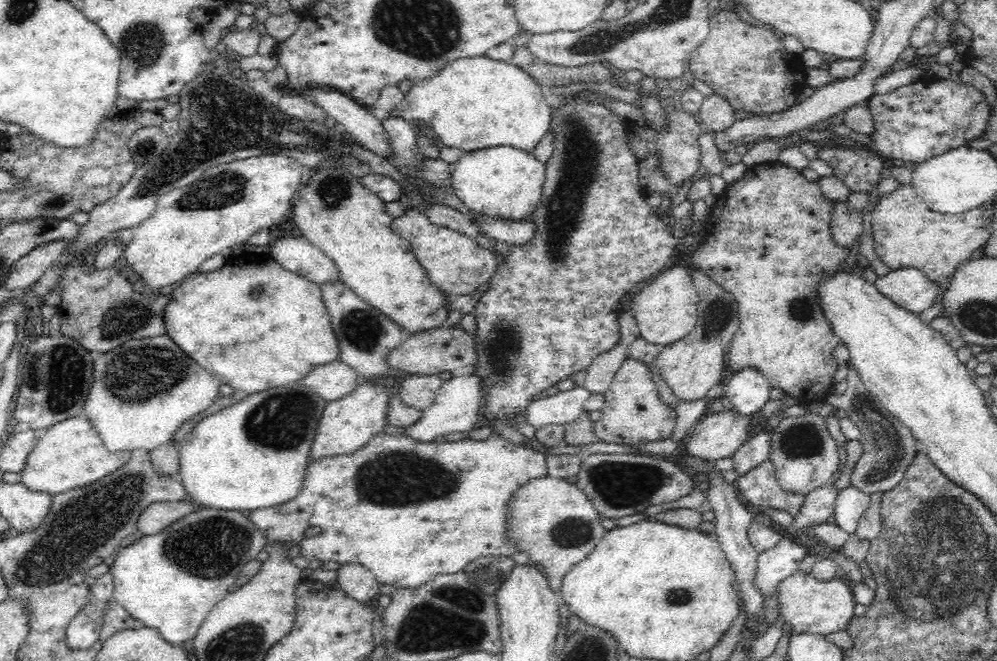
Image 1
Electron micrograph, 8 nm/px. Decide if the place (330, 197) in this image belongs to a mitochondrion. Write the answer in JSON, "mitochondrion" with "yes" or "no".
{"mitochondrion":"yes"}

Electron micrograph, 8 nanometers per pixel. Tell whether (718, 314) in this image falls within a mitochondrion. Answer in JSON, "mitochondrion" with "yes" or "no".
{"mitochondrion":"yes"}

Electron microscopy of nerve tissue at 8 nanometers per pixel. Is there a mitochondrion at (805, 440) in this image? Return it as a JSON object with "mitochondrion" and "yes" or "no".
{"mitochondrion":"yes"}

